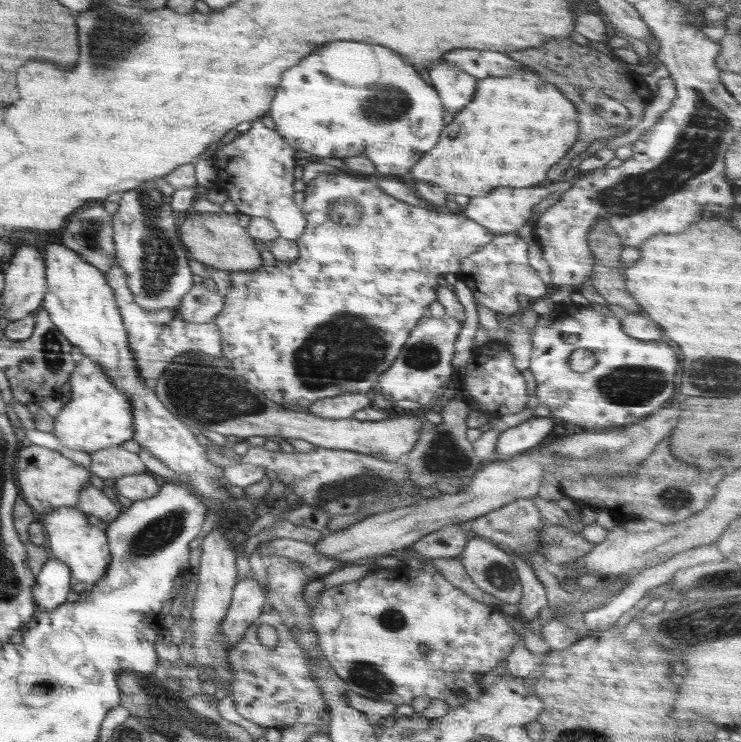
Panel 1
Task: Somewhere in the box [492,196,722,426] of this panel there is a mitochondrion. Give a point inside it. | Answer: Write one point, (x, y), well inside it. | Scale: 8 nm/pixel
(629, 385)

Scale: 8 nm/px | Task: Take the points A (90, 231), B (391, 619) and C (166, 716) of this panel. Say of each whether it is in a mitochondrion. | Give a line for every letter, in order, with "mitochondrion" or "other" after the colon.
A: mitochondrion
B: mitochondrion
C: mitochondrion

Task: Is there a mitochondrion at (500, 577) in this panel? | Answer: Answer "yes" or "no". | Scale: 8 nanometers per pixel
yes

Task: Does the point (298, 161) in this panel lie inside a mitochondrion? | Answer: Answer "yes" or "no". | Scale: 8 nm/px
no

